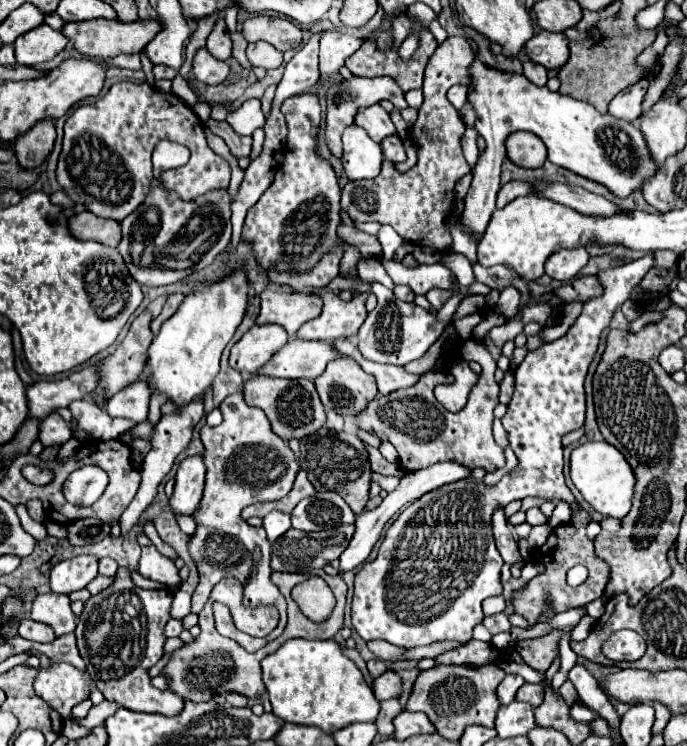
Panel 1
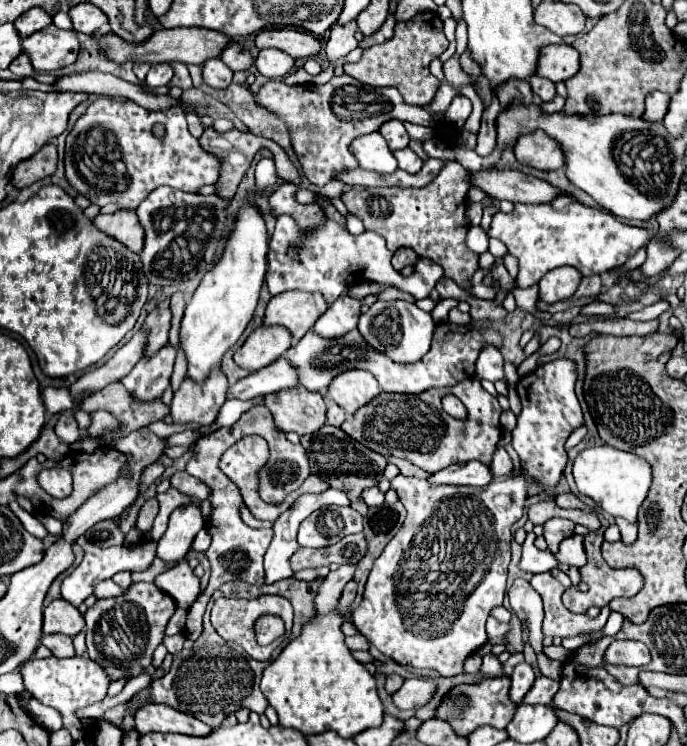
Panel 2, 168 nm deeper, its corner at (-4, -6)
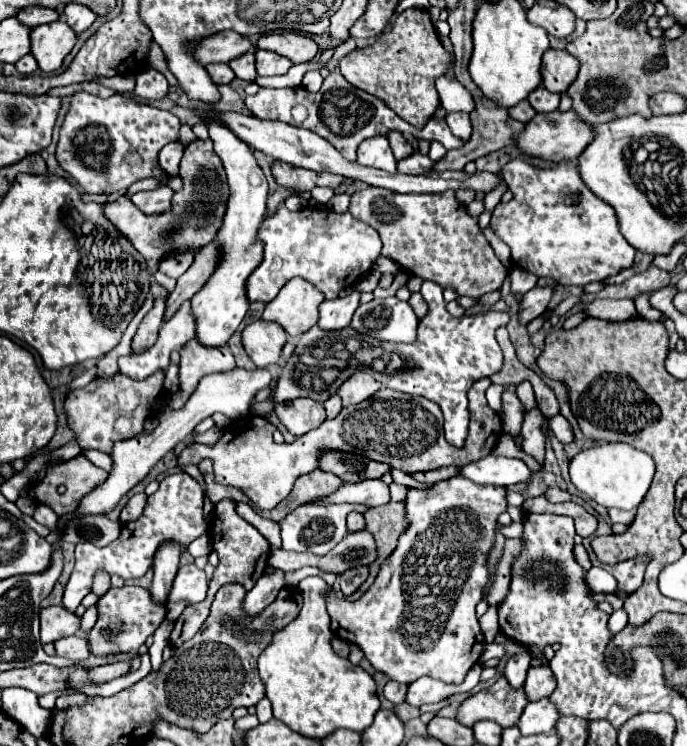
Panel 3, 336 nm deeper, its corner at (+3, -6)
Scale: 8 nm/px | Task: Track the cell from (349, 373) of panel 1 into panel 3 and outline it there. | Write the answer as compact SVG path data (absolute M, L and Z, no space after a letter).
M354 372L340 388L338 396L342 398L344 406L358 404L380 390L380 382L376 382L368 372Z

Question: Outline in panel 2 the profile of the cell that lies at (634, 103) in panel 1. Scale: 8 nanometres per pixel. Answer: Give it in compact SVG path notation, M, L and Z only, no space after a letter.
M653 92L645 98L645 112L641 118L647 118L647 122L661 122L665 112L667 112L667 102L669 102L669 94L663 92Z

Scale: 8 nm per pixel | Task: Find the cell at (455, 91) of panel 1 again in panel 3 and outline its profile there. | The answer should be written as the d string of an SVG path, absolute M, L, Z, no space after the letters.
M446 114L446 122L452 130L452 134L456 138L460 138L462 142L468 142L470 140L470 134L472 134L472 124L470 124L470 116L468 114Z

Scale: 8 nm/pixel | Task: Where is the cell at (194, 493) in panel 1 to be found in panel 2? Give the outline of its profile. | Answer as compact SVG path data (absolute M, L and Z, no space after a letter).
M189 502L175 510L169 518L169 528L157 542L157 556L165 562L181 560L191 548L193 538L205 526L201 502Z

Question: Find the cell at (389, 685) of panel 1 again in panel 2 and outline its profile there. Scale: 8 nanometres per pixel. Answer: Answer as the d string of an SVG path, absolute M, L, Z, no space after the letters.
M409 678L395 694L391 694L391 698L397 708L413 710L417 706L423 706L431 698L433 692L435 692L435 686L429 680Z

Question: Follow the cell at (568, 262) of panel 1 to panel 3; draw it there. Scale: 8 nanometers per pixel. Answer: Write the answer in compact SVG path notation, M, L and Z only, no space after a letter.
M534 286L530 292L526 292L524 298L522 298L522 302L520 302L520 312L518 312L520 324L526 326L534 318L538 318L540 314L544 314L546 308L548 308L548 302L552 298L552 292L554 292L554 288L550 288L550 286L544 286L544 288Z

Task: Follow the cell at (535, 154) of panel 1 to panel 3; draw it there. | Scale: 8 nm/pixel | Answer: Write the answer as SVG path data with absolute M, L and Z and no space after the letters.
M556 110L548 114L536 114L536 118L532 118L532 122L528 122L524 132L518 136L518 146L522 152L536 158L550 160L550 162L578 158L586 150L588 142L592 142L592 128L586 122L580 122L574 110L570 112Z

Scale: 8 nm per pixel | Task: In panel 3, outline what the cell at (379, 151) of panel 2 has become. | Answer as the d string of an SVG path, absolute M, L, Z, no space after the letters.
M376 136L376 138L364 140L358 148L358 164L386 170L386 172L396 172L396 158L390 150L388 138Z

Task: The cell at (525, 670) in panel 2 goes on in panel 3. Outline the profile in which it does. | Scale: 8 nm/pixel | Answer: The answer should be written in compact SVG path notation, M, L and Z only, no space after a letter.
M522 650L520 654L514 654L514 656L508 658L506 668L504 668L504 676L506 676L506 680L508 680L514 688L524 686L526 672L528 672L528 668L530 668L530 660L532 660L532 656L530 656L526 650Z

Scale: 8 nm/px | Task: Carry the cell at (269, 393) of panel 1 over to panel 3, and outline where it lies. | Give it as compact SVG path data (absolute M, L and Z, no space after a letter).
M298 398L298 400L286 402L286 404L278 404L274 410L276 410L280 422L294 436L304 436L306 432L318 428L326 420L324 406L310 398Z

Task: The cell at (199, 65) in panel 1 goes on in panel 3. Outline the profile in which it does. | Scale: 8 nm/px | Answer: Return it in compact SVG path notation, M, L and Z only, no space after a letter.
M208 64L206 70L216 84L230 84L236 78L236 74L228 64Z

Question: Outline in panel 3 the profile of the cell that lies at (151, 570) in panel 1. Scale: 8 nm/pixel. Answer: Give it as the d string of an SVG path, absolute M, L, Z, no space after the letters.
M196 564L182 566L176 574L172 592L170 592L170 602L202 602L208 592L208 578L206 572L196 568Z

